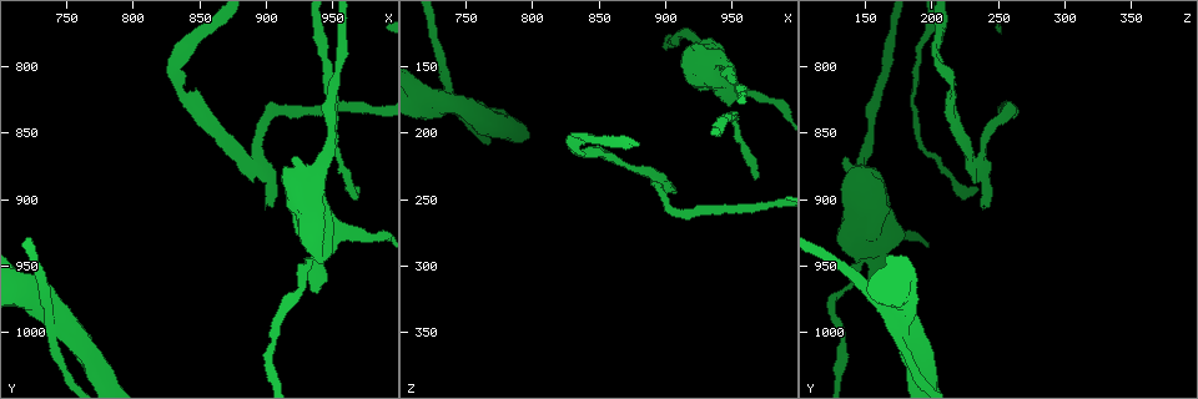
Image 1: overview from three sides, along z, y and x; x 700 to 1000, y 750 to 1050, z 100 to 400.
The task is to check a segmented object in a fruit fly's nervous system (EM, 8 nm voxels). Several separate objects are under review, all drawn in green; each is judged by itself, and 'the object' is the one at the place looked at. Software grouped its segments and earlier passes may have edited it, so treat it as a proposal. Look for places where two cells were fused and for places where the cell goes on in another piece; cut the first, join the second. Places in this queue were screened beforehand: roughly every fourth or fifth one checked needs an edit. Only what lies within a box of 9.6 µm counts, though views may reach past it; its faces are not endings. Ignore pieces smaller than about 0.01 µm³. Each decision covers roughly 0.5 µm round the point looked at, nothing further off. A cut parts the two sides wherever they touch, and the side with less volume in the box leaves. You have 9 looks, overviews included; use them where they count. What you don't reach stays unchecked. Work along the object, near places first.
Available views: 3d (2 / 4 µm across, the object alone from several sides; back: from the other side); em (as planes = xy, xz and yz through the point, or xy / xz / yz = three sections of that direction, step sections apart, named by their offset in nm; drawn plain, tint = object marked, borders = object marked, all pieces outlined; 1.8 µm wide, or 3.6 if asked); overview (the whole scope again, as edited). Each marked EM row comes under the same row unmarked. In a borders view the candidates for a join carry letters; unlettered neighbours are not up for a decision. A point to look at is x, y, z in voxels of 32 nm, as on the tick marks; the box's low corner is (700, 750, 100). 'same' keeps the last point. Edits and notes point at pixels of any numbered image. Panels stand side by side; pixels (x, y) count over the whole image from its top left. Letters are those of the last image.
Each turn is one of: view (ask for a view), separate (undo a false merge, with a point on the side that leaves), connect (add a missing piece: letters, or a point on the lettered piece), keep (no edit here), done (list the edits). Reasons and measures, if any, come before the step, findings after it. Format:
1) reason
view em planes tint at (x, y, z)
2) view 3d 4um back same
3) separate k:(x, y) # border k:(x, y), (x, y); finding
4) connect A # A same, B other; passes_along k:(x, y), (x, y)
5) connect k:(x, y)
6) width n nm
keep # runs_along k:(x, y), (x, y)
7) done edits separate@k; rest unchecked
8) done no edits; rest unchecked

a narrow waist
view em planes borders at (832, 814, 216)

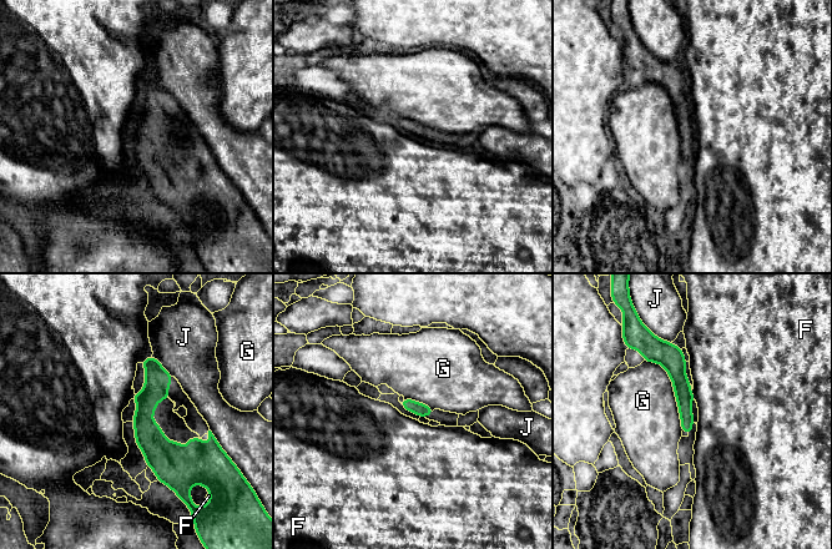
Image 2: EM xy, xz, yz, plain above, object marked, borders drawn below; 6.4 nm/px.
keep # F other, G other, J other; one cell here

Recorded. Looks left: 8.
touches itself
view em planes borders at (940, 938, 146)

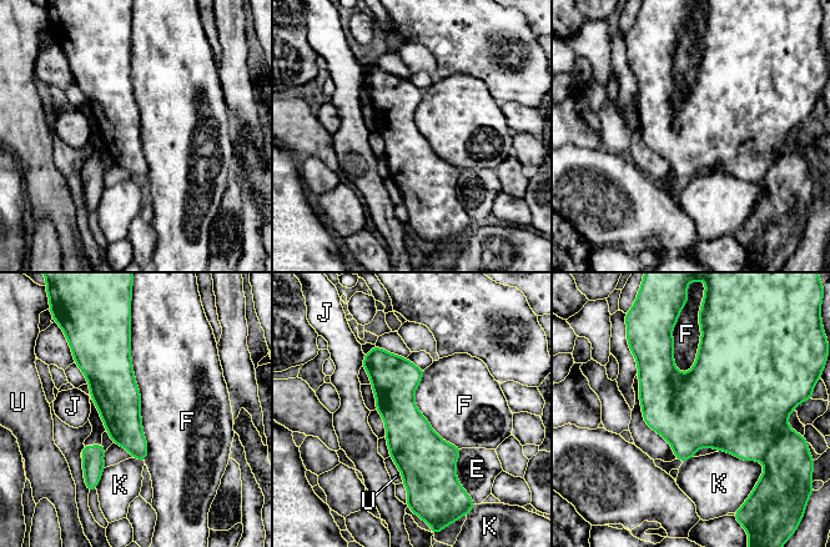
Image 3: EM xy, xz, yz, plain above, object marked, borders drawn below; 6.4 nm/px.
width 300 nm
separate 3:(786, 483) # E other, F other, J other, K other, U other; border 3:(770, 447), (760, 460); two cells meet here

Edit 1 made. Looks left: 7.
done edits separate@3; rest unchecked

